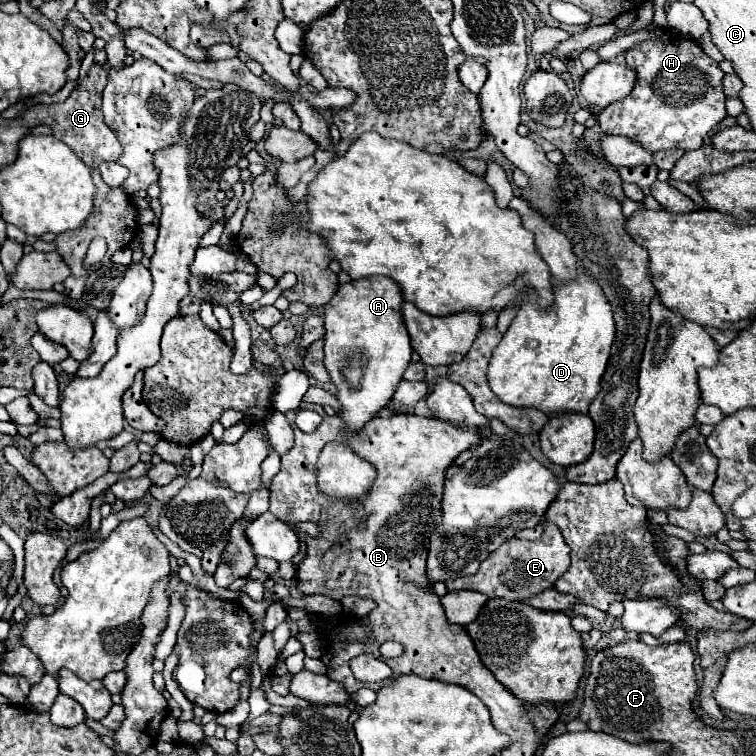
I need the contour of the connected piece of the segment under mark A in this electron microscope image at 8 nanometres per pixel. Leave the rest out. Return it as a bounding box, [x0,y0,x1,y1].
[325,276,413,430]

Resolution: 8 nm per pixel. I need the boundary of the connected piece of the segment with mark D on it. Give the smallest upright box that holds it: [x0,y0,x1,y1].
[487,272,615,416]

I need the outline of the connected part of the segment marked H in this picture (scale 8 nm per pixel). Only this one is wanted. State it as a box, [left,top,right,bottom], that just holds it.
[597,32,725,152]

